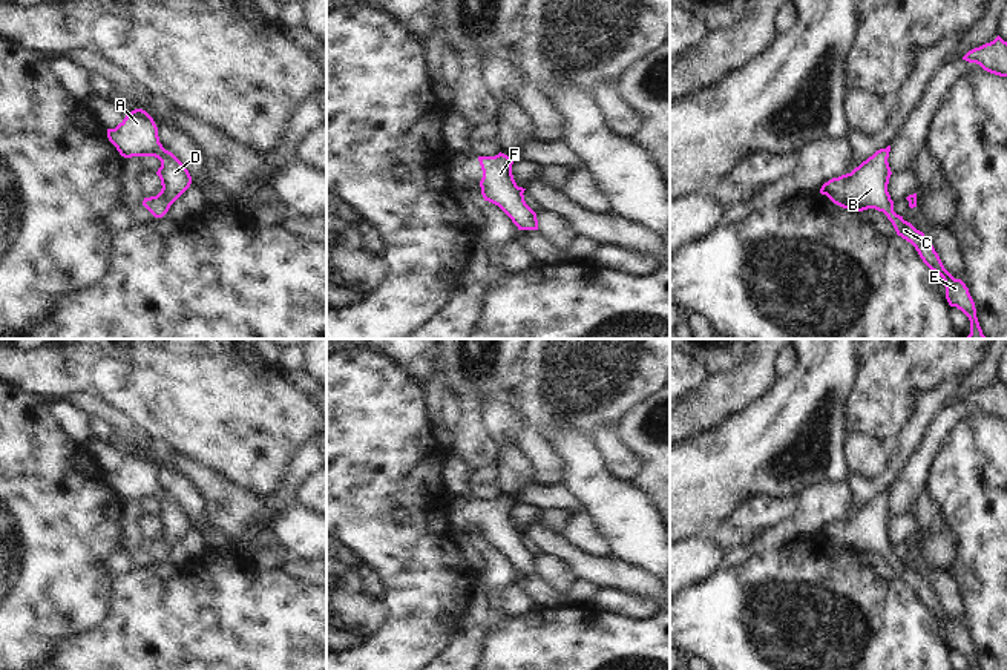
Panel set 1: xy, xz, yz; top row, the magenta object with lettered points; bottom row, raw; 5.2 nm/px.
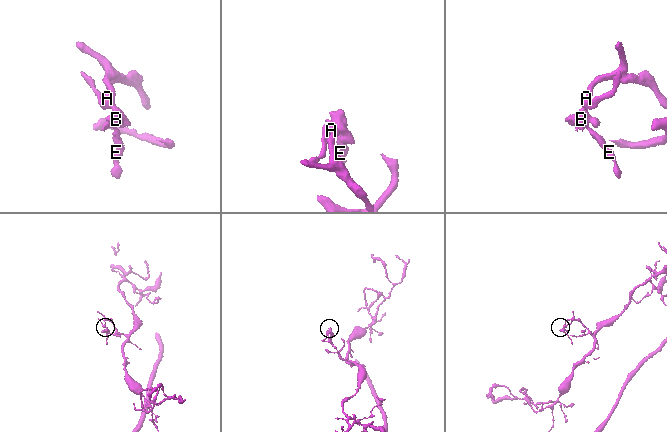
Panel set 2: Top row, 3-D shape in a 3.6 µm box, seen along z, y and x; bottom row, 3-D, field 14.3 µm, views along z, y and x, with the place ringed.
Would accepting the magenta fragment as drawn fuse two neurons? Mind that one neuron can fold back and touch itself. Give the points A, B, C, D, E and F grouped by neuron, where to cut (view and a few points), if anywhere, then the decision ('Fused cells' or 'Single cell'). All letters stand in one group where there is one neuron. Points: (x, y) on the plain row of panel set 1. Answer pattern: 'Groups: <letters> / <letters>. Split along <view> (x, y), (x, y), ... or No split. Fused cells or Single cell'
Groups: A B C D E F. No split. Single cell.

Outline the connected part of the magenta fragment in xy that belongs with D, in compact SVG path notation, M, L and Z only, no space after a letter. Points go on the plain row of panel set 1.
M143 452L127 455L115 472L107 472L107 481L124 501L155 500L161 504L156 518L162 532L156 540L144 541L143 549L155 561L162 561L190 530L192 520L184 507L159 486L153 461Z

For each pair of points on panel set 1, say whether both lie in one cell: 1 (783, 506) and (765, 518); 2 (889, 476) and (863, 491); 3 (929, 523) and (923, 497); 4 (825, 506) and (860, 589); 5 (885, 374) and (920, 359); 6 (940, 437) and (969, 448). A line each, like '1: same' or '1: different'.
1: same
2: same
3: same
4: different
5: same
6: different

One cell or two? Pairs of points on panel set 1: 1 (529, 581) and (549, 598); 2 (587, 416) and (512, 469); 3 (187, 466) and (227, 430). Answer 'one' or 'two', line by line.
1: one
2: two
3: two

